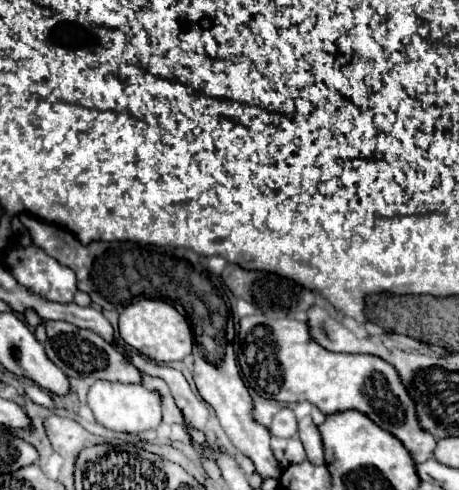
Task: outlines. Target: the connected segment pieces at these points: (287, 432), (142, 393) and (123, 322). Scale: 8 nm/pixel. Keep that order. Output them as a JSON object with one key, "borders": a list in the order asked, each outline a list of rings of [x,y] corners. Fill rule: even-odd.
{"borders":[[[[282,408],[270,424],[270,434],[278,436],[278,438],[292,438],[296,434],[296,430],[298,430],[296,428],[296,416],[290,408]]],[[[96,380],[88,392],[88,406],[92,408],[96,420],[114,432],[138,434],[146,430],[154,430],[162,422],[162,396],[160,392],[148,390],[142,384],[120,384]]],[[[144,298],[144,300],[138,300],[130,306],[126,306],[124,312],[120,314],[118,330],[130,348],[138,350],[142,356],[146,356],[158,364],[184,360],[188,354],[192,354],[194,342],[192,342],[192,332],[190,332],[188,322],[174,306],[170,306],[162,300]]]]}

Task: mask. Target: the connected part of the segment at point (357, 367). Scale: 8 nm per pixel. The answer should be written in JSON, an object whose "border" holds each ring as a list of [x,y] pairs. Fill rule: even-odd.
{"border":[[[264,314],[240,320],[236,354],[246,384],[262,398],[274,398],[284,404],[306,400],[326,416],[358,410],[374,424],[394,434],[408,448],[416,464],[434,456],[434,436],[420,430],[412,398],[402,386],[394,366],[382,358],[370,354],[328,352],[310,338],[306,322],[288,318],[274,320]]]}

